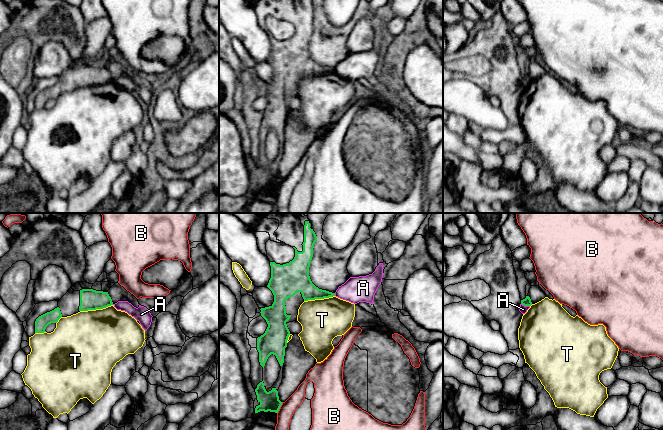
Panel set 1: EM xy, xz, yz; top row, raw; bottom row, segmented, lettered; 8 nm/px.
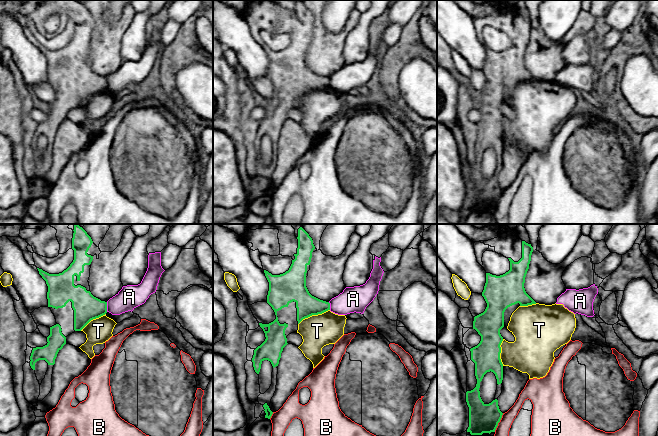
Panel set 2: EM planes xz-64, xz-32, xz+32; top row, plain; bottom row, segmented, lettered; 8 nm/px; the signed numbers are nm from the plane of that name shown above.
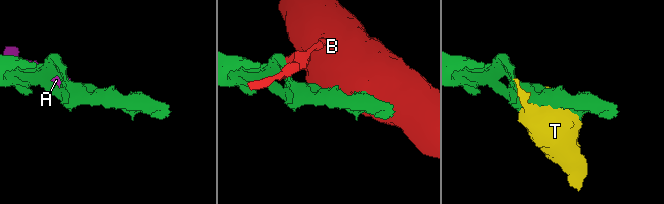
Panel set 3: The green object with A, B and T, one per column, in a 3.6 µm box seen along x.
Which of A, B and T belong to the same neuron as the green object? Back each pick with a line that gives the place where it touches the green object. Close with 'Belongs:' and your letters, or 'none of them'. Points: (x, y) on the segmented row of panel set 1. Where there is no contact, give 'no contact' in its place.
Belongs: none of them

